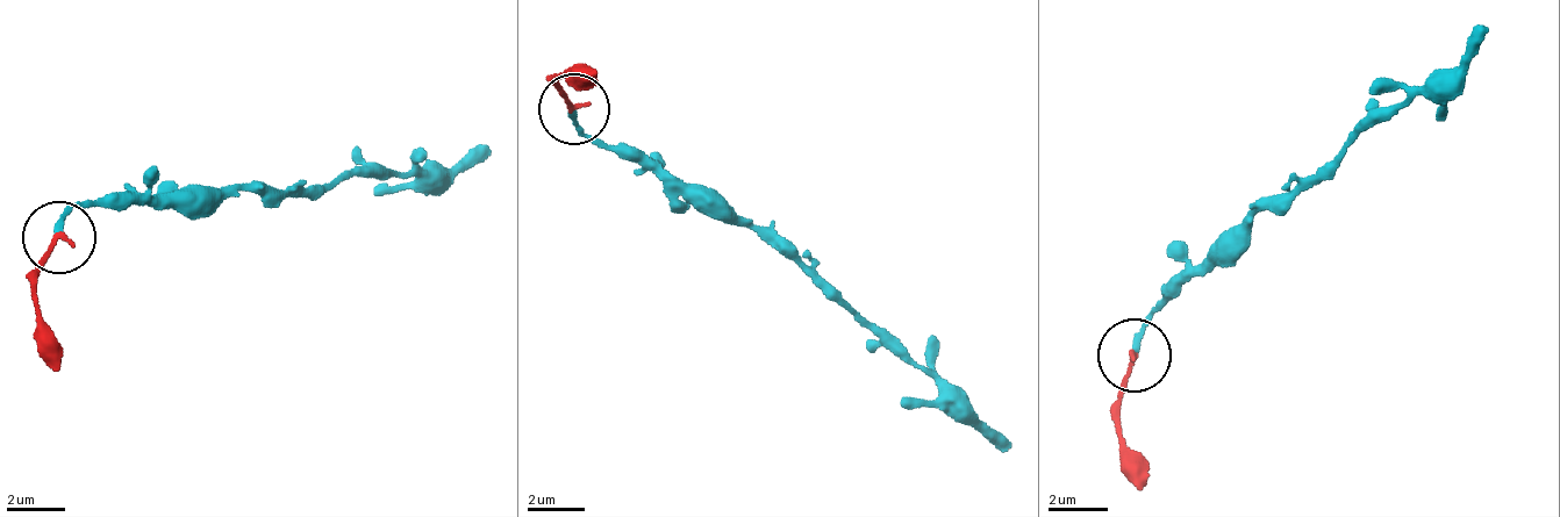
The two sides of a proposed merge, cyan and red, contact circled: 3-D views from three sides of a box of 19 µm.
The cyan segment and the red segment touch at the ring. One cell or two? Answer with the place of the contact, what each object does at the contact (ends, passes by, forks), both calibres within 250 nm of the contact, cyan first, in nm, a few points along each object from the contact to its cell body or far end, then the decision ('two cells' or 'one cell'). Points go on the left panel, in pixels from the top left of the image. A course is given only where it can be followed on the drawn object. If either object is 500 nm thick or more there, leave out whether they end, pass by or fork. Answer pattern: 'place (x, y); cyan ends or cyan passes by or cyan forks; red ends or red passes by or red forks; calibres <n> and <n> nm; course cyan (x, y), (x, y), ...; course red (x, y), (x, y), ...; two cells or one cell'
place (58, 237); cyan ends; red ends; calibres 220 and 160 nm; course cyan (57, 235), (76, 208), (131, 206), (259, 188), (297, 195), (360, 172), (437, 180), (488, 145); course red (57, 235), (37, 273), (37, 336), (56, 368); one cell

